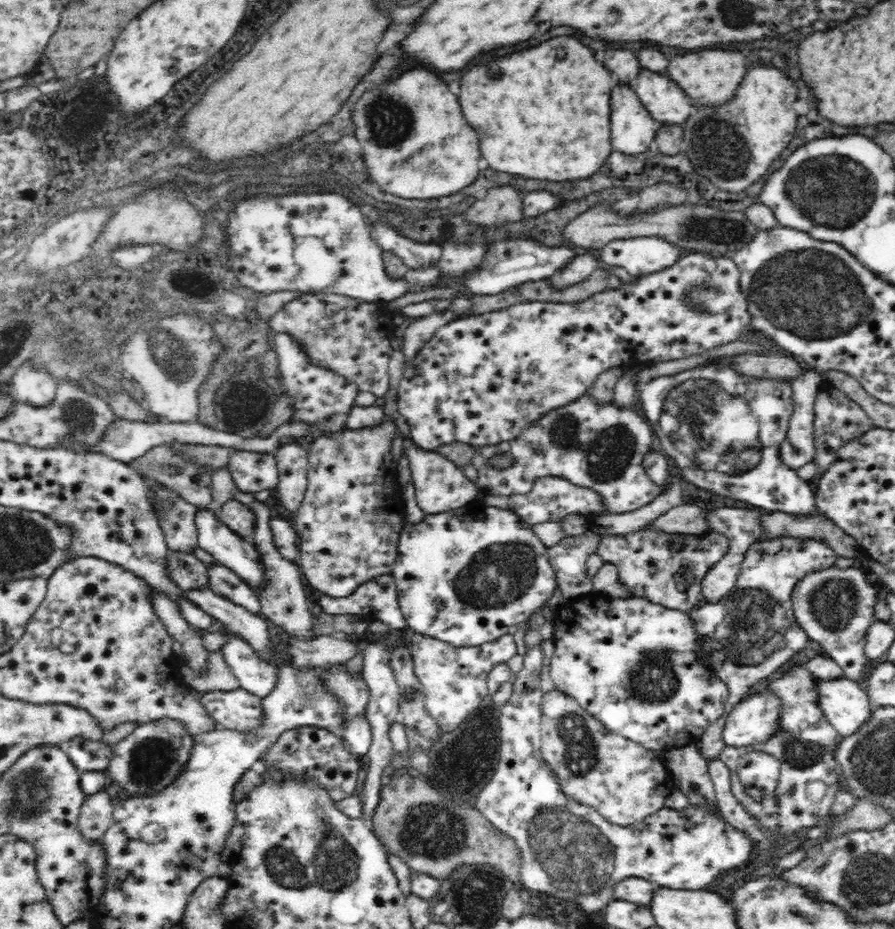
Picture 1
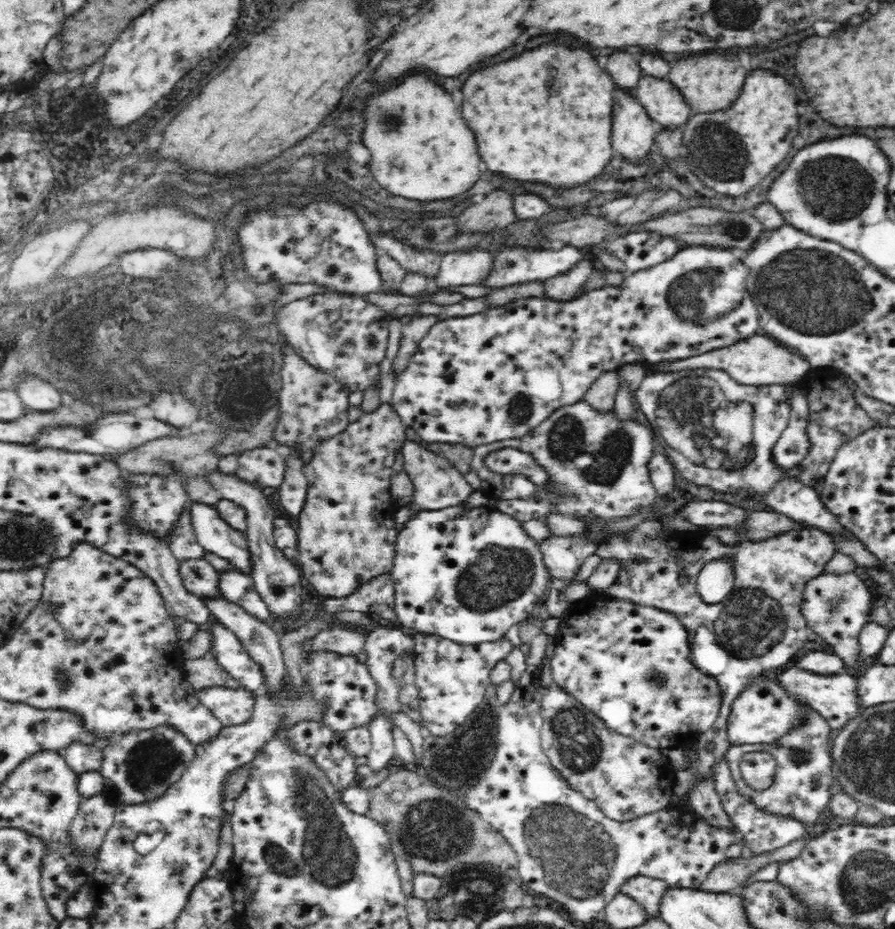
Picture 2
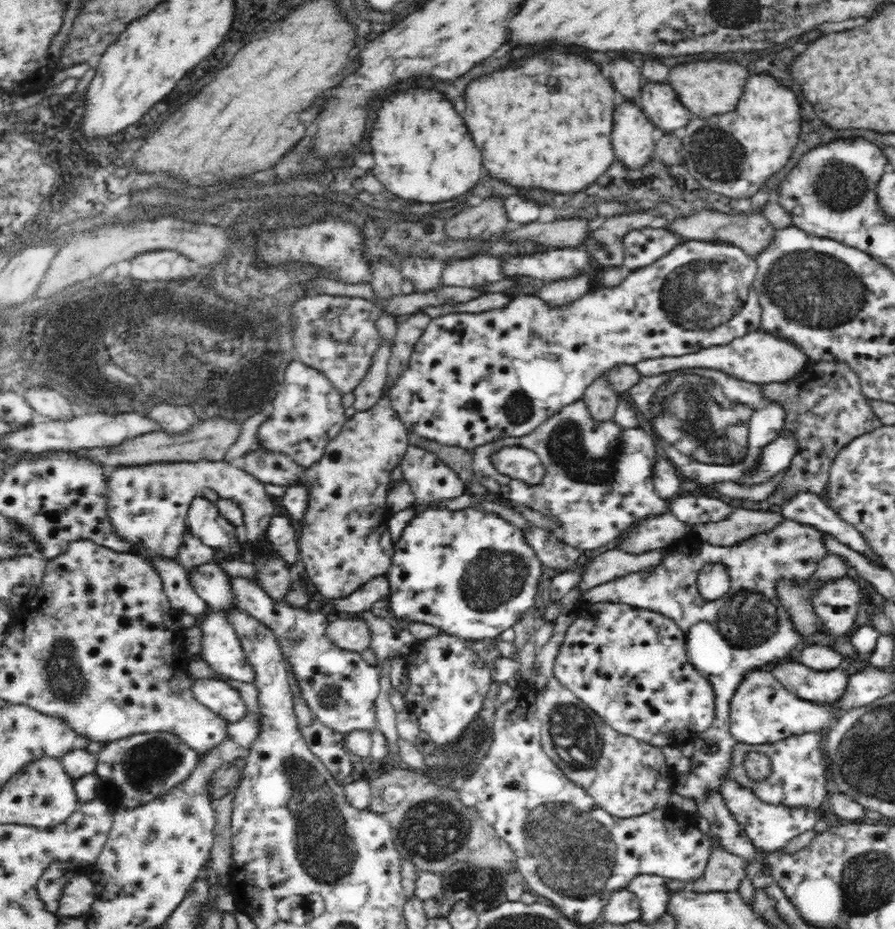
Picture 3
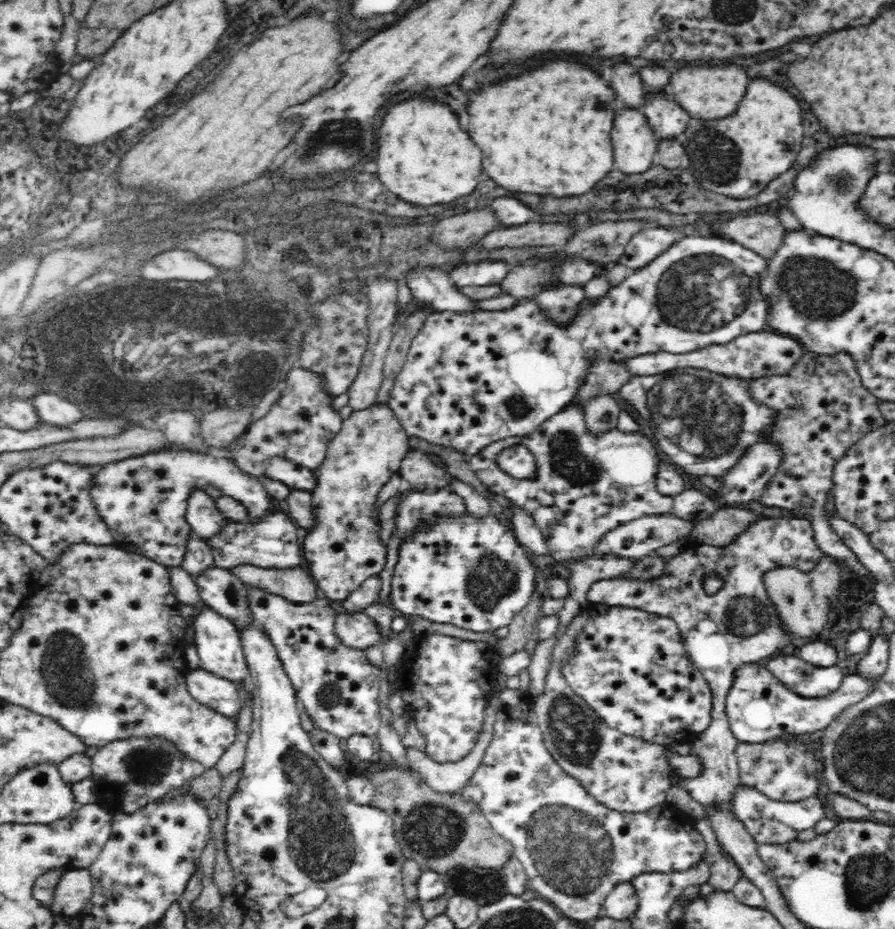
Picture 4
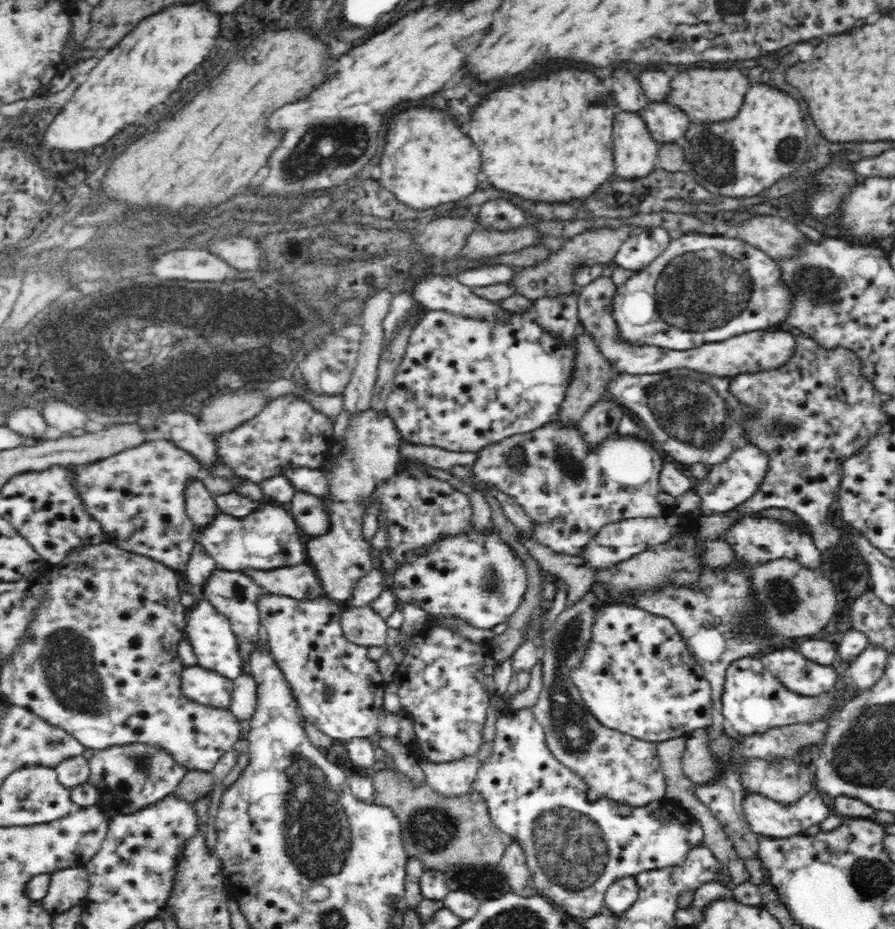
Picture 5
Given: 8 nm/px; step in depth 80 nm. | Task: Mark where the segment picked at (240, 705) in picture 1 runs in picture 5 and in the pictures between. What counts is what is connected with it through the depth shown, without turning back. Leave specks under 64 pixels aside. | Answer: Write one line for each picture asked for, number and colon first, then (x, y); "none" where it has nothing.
2: (231, 706)
3: (216, 694)
4: (209, 689)
5: (201, 685)

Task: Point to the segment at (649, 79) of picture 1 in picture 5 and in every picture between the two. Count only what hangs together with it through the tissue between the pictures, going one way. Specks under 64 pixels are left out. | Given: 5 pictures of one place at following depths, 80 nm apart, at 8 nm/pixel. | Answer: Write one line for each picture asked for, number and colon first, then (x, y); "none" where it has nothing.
2: (661, 100)
3: (657, 101)
4: (666, 119)
5: (666, 124)

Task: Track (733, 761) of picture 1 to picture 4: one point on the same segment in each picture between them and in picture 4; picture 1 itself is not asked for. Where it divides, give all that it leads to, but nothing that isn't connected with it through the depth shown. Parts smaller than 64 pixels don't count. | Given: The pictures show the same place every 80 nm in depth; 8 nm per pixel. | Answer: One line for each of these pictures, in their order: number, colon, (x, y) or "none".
2: (803, 784)
3: (797, 764)
4: (786, 772)

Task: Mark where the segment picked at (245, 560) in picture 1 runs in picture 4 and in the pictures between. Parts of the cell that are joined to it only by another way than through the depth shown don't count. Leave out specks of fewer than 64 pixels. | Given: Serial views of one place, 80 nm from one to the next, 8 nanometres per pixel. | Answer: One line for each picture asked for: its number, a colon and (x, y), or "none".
2: (213, 533)
3: (204, 521)
4: (205, 519)

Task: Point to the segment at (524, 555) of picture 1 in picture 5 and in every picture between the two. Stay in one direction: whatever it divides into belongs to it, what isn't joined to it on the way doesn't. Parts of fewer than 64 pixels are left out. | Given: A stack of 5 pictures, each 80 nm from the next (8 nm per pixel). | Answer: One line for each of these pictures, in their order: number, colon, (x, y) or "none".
2: (467, 574)
3: (469, 573)
4: (472, 573)
5: (478, 578)

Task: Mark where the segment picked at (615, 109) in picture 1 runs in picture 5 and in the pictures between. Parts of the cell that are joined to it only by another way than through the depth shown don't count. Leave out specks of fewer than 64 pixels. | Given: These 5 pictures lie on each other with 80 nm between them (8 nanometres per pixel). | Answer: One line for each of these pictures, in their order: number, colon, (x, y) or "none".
2: (634, 131)
3: (632, 139)
4: (635, 147)
5: (635, 151)

